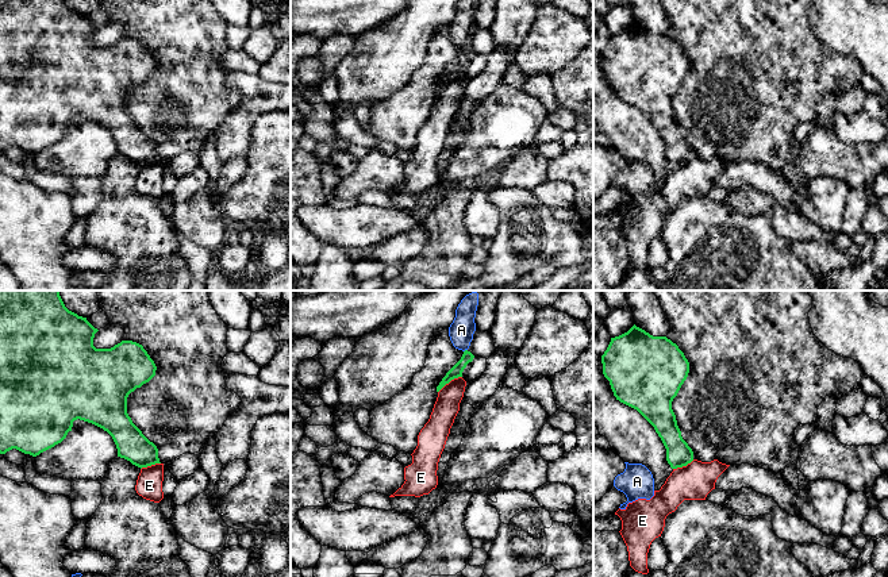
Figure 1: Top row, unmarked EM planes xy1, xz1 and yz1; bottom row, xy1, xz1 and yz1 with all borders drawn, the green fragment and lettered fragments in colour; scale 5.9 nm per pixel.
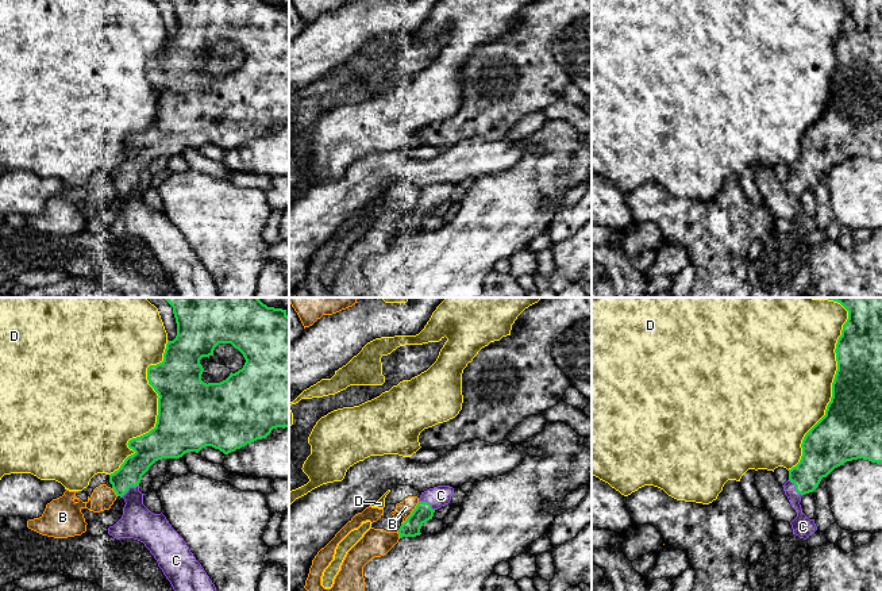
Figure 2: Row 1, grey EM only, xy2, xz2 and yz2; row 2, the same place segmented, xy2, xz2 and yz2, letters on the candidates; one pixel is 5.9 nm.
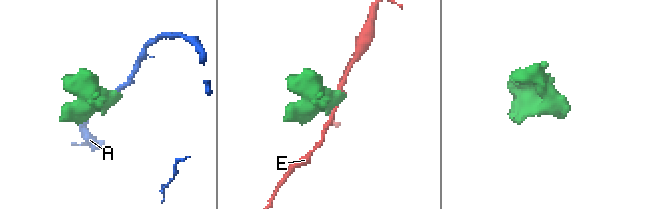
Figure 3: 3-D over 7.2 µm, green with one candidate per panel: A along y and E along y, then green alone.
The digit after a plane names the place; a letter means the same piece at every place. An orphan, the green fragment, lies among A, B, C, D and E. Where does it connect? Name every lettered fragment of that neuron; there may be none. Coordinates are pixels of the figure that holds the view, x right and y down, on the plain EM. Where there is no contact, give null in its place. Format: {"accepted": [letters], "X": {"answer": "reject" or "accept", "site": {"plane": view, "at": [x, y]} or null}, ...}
{"accepted": ["C"], "A": {"answer": "reject", "site": {"plane": "xz1", "at": [465, 47]}}, "B": {"answer": "reject", "site": {"plane": "xz2", "at": [412, 210]}}, "C": {"answer": "accept", "site": {"plane": "xy2", "at": [128, 184]}}, "D": {"answer": "reject", "site": {"plane": "yz2", "at": [832, 85]}}, "E": {"answer": "reject", "site": {"plane": "xz1", "at": [449, 79]}}}

